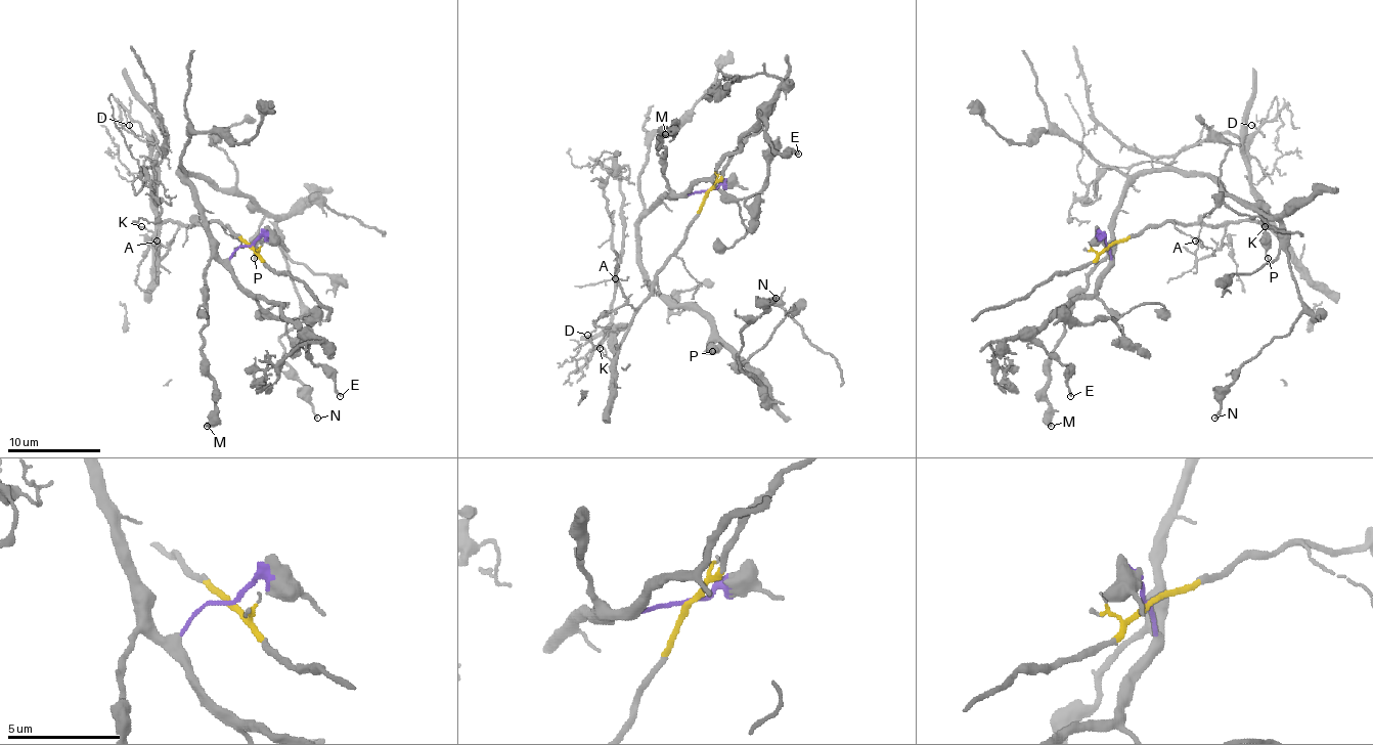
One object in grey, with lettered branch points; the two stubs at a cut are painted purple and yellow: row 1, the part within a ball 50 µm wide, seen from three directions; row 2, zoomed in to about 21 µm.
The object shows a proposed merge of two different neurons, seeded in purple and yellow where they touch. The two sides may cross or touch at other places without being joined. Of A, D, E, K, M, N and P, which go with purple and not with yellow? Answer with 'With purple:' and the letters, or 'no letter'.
With purple: E, M, N, P

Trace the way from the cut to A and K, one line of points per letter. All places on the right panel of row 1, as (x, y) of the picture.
A: (1107, 245), (1168, 221), (1222, 226), (1224, 237), (1201, 259), (1196, 256), (1196, 239)
K: (1107, 245), (1168, 221), (1222, 226), (1236, 221), (1269, 223), (1275, 230), (1264, 226)

